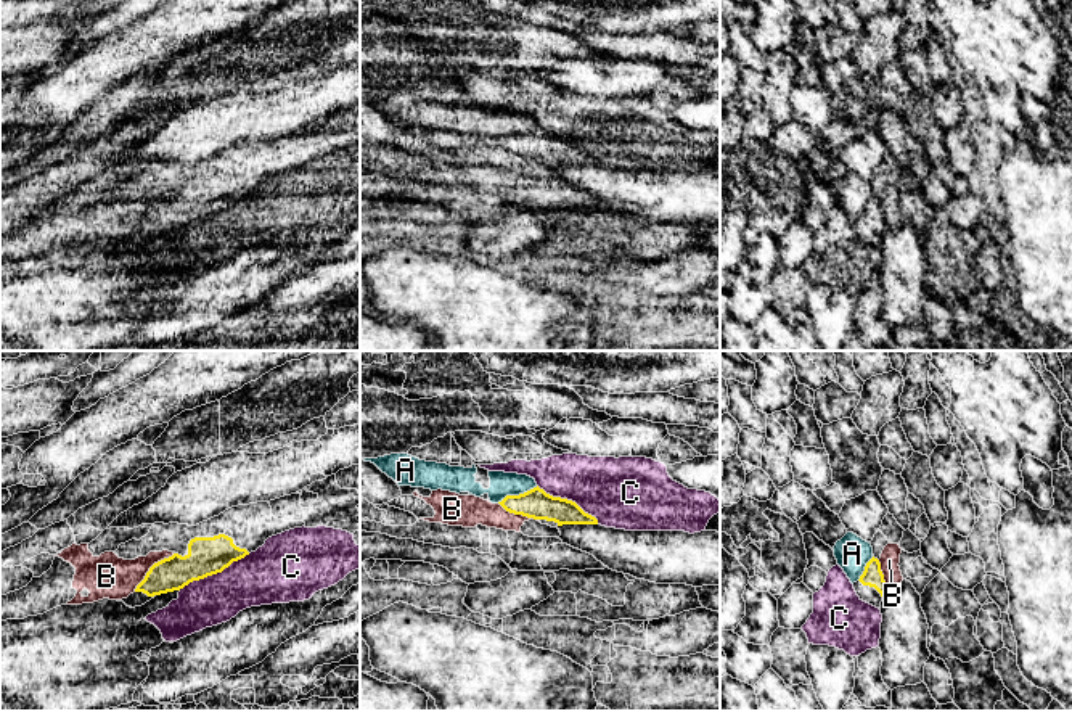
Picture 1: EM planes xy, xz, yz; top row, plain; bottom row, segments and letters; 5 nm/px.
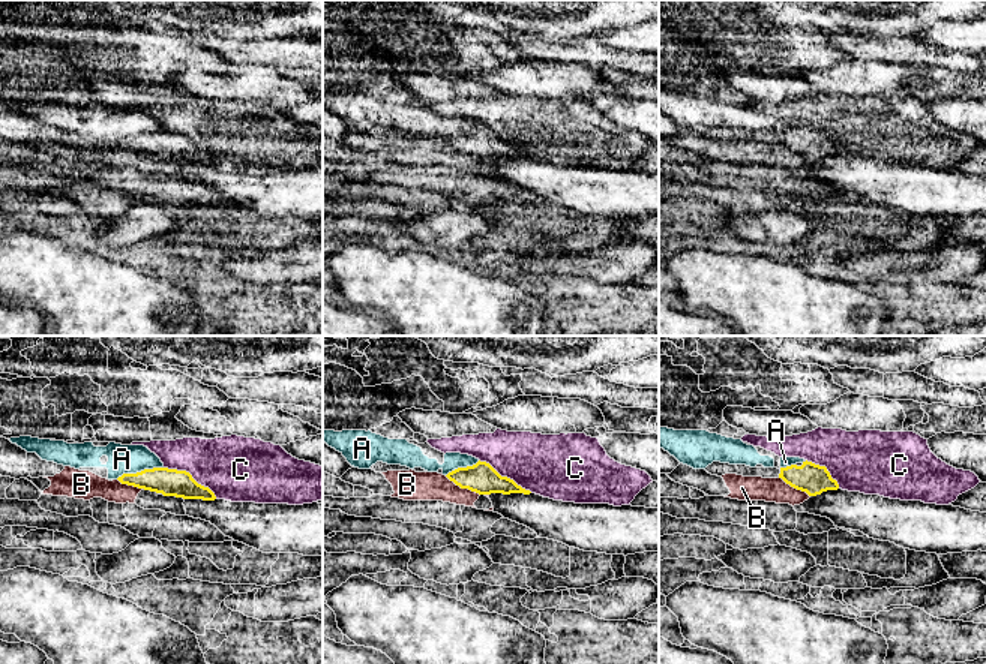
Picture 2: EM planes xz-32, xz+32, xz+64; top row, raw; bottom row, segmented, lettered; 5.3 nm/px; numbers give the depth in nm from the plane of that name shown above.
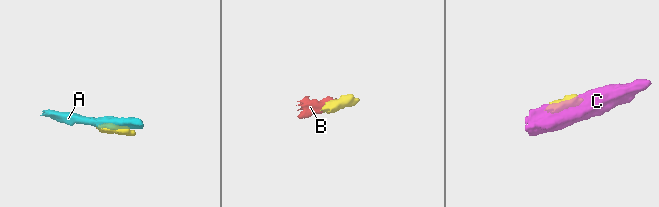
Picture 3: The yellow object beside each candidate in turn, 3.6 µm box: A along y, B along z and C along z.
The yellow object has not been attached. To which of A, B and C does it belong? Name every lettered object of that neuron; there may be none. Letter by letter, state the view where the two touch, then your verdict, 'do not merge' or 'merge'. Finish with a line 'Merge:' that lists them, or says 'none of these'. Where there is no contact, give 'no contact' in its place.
A: xz | do not merge
B: xy | do not merge
C: xy | do not merge
Merge: none of these

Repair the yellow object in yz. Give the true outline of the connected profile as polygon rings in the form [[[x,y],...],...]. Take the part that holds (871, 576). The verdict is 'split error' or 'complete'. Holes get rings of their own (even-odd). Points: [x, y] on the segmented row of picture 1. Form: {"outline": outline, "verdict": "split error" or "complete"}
{"outline": [[[878,531],[869,544],[874,557],[866,563],[860,579],[853,582],[853,589],[860,600],[881,608],[882,597],[887,594],[889,587],[884,581],[879,558],[889,540],[881,531]]], "verdict": "split error"}

